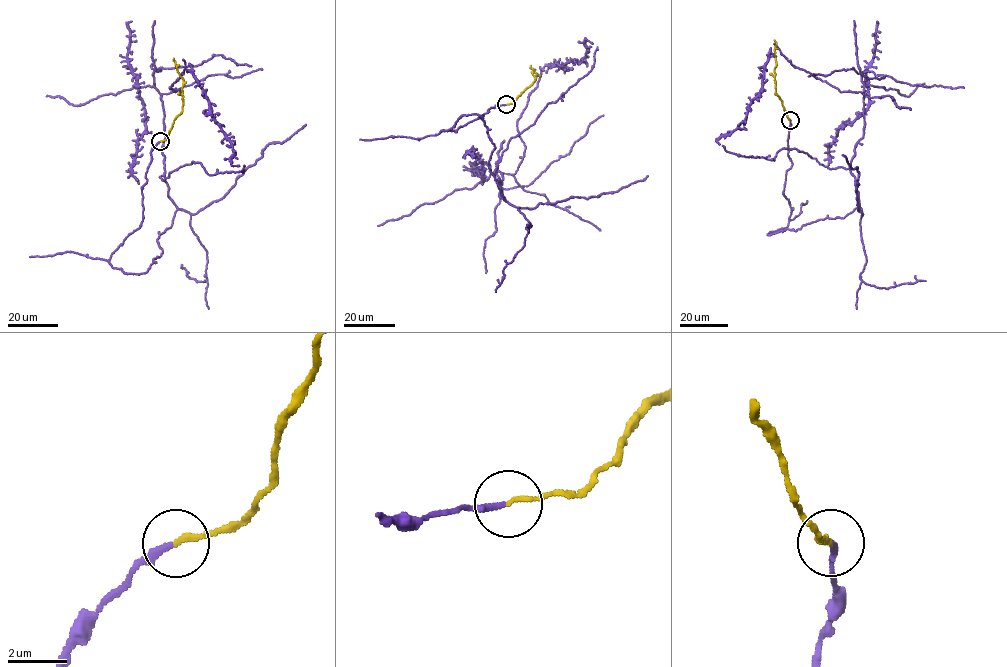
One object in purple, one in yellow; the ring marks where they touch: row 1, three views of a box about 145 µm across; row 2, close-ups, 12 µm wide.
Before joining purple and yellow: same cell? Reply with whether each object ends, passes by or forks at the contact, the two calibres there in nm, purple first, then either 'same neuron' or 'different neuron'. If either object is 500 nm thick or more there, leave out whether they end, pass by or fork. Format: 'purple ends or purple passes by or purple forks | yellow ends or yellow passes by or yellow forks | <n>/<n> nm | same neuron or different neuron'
purple ends | yellow ends | 240/170 nm | same neuron

